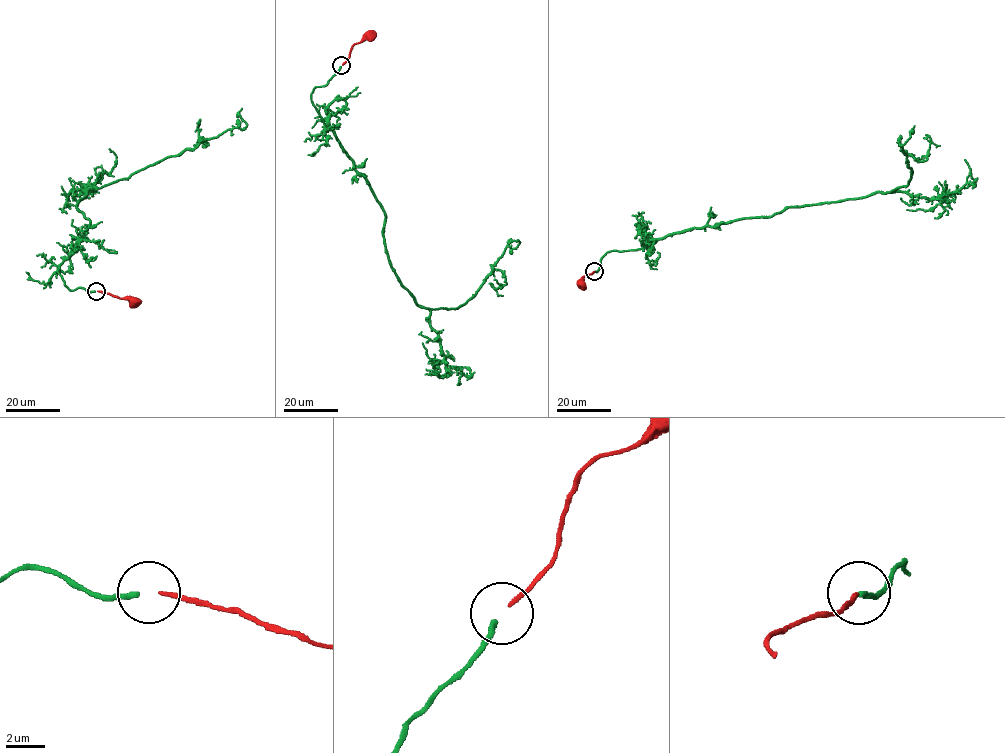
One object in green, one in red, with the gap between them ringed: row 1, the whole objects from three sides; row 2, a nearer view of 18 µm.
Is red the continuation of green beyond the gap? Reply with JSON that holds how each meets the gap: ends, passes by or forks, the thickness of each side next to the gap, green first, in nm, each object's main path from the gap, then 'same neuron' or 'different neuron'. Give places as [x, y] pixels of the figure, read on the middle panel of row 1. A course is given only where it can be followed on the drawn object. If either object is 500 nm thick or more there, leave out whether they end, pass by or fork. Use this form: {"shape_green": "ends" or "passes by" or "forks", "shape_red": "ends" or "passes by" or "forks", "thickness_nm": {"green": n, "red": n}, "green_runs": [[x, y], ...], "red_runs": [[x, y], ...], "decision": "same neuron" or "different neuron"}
{"shape_green": "ends", "shape_red": "ends", "thickness_nm": {"green": 280, "red": 200}, "green_runs": [[340, 66], [316, 87], [311, 102], [379, 203], [389, 264], [416, 303], [458, 308], [518, 241], [512, 251]], "red_runs": [[342, 64], [348, 58], [352, 46], [375, 32]], "decision": "same neuron"}

